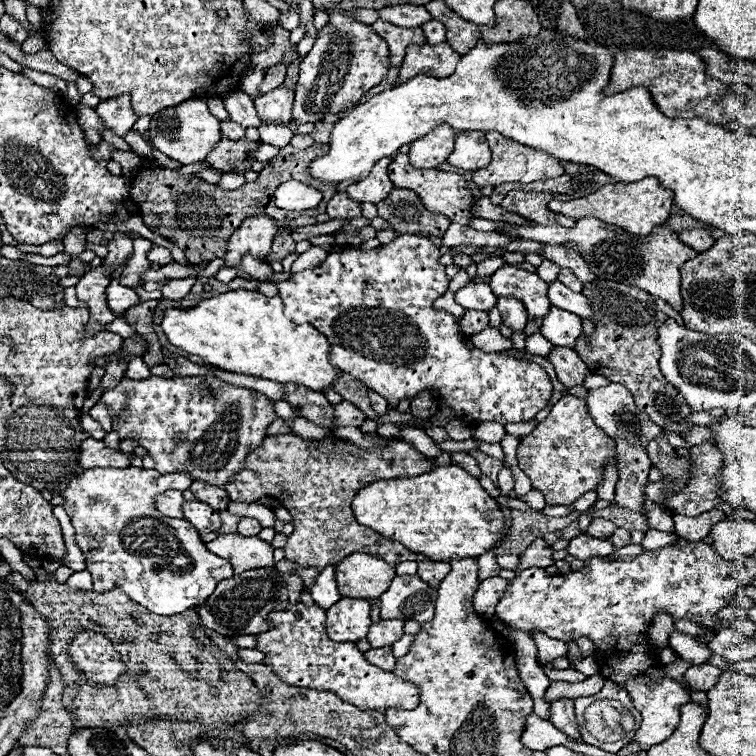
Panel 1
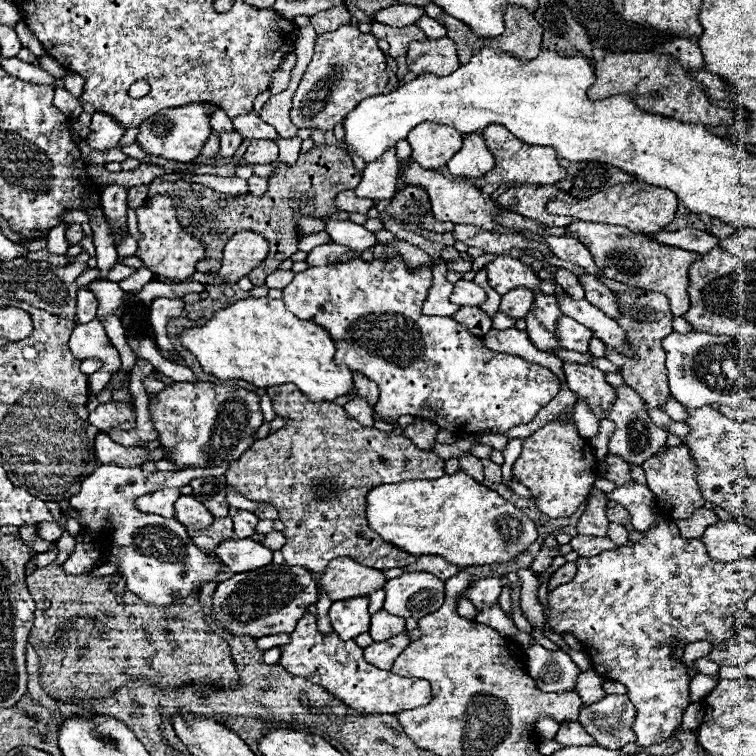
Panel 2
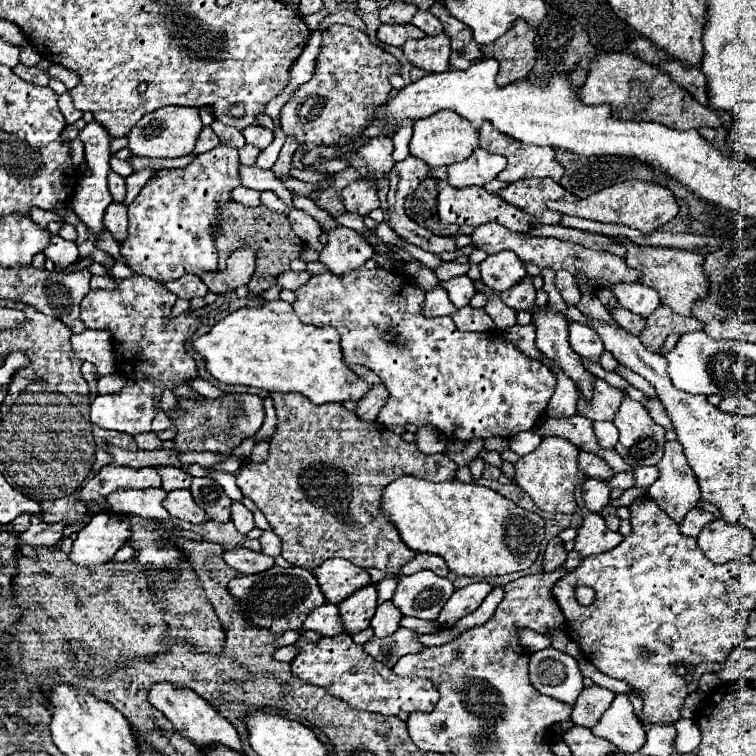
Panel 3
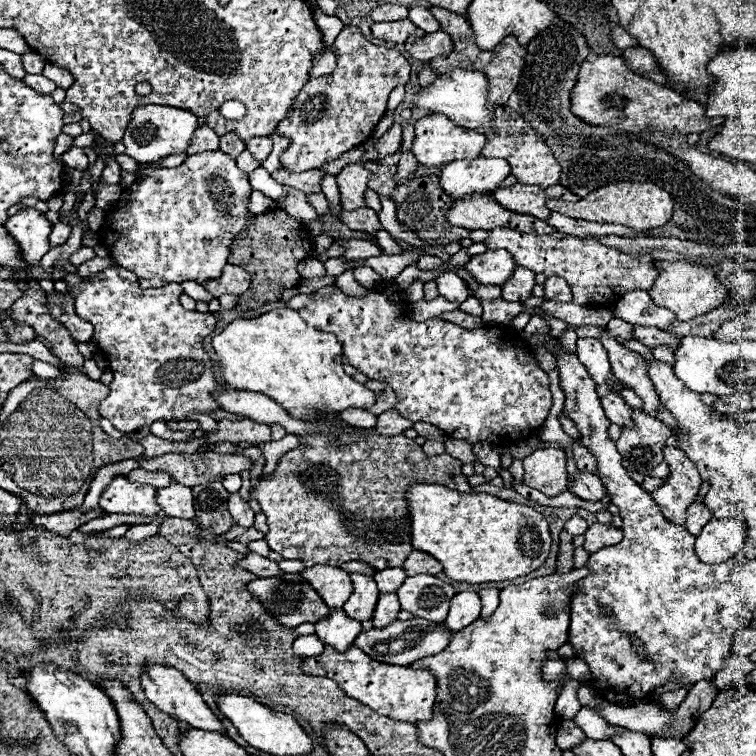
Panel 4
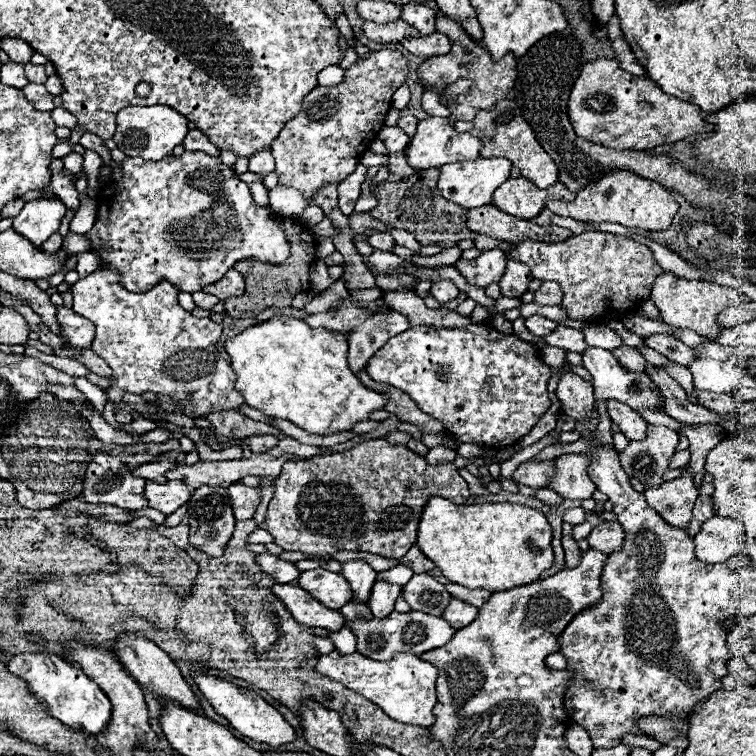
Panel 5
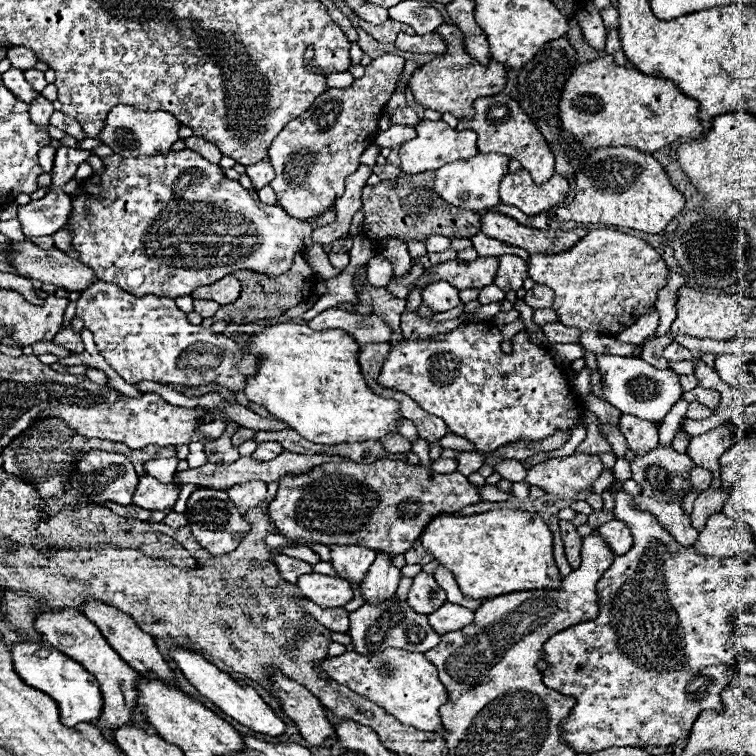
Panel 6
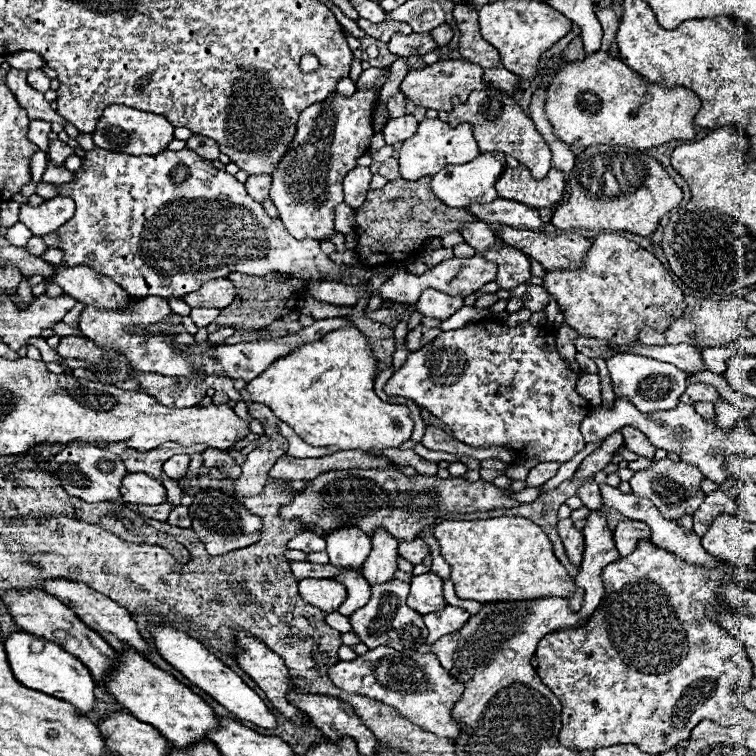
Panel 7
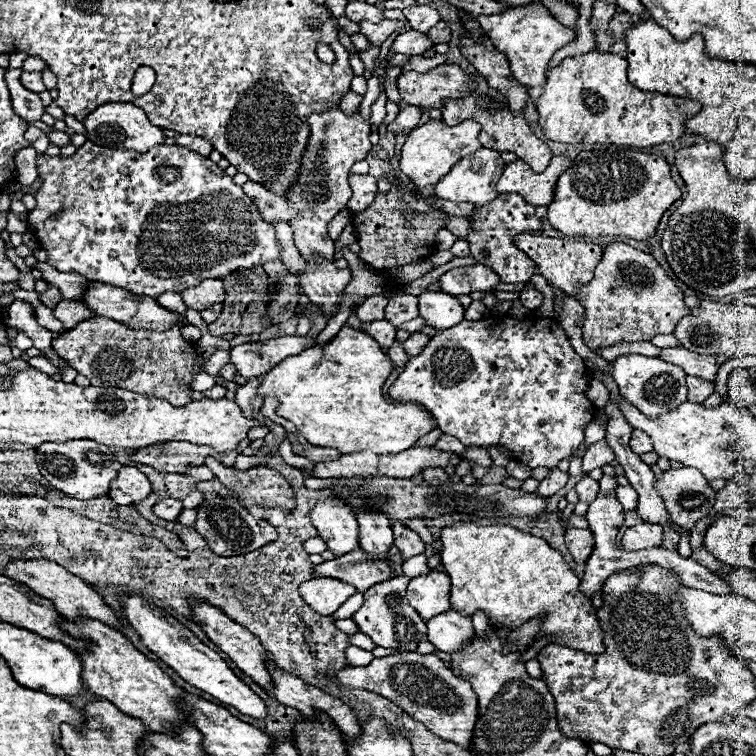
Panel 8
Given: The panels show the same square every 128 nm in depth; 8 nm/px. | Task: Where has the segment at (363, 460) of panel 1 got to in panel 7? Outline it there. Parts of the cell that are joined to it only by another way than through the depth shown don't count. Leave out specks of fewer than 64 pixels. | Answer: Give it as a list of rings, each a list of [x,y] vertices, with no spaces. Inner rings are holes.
[[[332,470],[320,474],[312,484],[300,490],[294,500],[280,510],[284,520],[300,520],[306,528],[320,528],[316,534],[326,534],[332,528],[356,526],[368,536],[376,526],[382,526],[398,540],[416,538],[422,528],[434,524],[436,518],[446,514],[488,512],[500,508],[516,508],[518,500],[510,498],[508,490],[500,490],[490,482],[466,482],[464,478],[438,478],[438,476],[406,476],[400,470]]]

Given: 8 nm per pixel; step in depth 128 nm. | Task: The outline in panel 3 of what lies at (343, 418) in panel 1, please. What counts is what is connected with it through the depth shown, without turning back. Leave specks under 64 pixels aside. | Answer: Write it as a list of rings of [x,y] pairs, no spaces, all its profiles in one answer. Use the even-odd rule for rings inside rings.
[[[384,384],[372,386],[372,390],[362,400],[358,400],[358,416],[364,422],[374,422],[386,400],[388,400],[386,386]]]

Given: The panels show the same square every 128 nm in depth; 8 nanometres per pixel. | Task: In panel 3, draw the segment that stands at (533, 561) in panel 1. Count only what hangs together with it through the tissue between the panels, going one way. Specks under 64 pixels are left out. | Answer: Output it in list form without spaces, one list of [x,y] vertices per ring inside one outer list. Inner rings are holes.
[[[554,538],[548,542],[548,548],[546,548],[546,556],[544,556],[544,570],[558,570],[564,566],[566,562],[566,550],[562,548],[560,540]]]

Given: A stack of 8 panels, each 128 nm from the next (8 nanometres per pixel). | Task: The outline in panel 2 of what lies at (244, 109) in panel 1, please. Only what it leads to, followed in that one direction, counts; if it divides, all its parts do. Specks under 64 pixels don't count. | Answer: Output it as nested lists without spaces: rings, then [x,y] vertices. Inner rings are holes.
[[[254,112],[244,114],[244,116],[236,116],[234,128],[244,138],[252,138],[252,140],[276,140],[278,138],[278,132],[270,124],[260,120],[260,116],[256,116]]]

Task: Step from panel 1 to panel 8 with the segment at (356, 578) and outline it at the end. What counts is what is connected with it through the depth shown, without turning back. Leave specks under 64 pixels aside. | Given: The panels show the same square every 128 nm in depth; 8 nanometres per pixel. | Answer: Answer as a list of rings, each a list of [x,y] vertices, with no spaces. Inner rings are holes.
[[[312,578],[300,584],[302,600],[324,616],[334,614],[352,594],[356,594],[356,588],[336,578]]]

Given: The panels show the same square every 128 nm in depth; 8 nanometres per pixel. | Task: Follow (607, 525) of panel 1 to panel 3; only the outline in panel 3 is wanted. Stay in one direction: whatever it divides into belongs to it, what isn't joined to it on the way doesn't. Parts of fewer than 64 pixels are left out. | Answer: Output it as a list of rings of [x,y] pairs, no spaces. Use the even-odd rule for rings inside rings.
[[[588,478],[582,486],[582,494],[584,494],[584,502],[586,502],[586,508],[590,512],[602,512],[604,506],[610,504],[610,486],[602,480],[596,480],[596,478]]]

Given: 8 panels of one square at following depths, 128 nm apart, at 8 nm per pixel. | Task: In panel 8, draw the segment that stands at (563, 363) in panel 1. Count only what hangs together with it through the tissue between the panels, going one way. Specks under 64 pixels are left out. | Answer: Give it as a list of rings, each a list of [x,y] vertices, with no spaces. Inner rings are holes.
[[[634,430],[632,434],[632,440],[630,440],[630,446],[636,454],[646,454],[646,452],[652,452],[652,438],[648,438],[648,434],[644,434],[642,430]]]

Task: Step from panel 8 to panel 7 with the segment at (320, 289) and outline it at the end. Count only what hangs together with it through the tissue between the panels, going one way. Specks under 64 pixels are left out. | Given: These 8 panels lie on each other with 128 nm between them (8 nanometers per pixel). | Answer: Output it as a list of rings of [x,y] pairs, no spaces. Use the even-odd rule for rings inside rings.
[[[94,148],[94,150],[86,150],[86,156],[82,158],[82,168],[78,172],[74,172],[74,180],[66,182],[66,184],[58,184],[58,196],[70,196],[76,202],[76,214],[72,216],[72,220],[68,220],[64,226],[60,226],[56,230],[60,242],[58,248],[64,252],[62,258],[62,266],[90,266],[92,270],[112,278],[118,286],[122,286],[128,294],[136,296],[136,298],[148,298],[148,296],[158,296],[158,298],[180,298],[184,294],[190,294],[192,290],[200,288],[204,282],[212,280],[212,278],[226,278],[232,272],[242,272],[242,274],[250,274],[250,276],[262,276],[262,274],[270,274],[270,272],[280,272],[280,274],[290,274],[298,280],[306,282],[306,288],[312,286],[312,282],[344,282],[344,278],[348,274],[358,276],[358,278],[370,278],[372,270],[364,270],[364,268],[356,268],[356,266],[346,266],[346,264],[336,264],[330,260],[328,254],[324,254],[320,250],[320,242],[312,242],[312,240],[296,240],[288,234],[288,230],[284,228],[282,220],[274,220],[270,218],[262,204],[254,202],[248,192],[244,190],[244,186],[228,172],[214,168],[214,164],[202,156],[198,156],[196,152],[184,148],[180,152],[172,152],[172,150],[164,150],[156,156],[130,156],[130,154],[116,154],[104,148]]]

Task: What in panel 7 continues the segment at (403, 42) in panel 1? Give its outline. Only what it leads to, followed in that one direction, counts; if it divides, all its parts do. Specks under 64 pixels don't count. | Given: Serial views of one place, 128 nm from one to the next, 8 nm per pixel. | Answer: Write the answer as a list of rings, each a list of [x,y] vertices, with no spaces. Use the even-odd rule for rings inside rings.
[[[360,18],[360,20],[358,20],[358,26],[360,26],[368,36],[372,36],[372,38],[376,38],[376,40],[380,40],[380,42],[388,42],[394,32],[404,32],[404,34],[410,34],[410,32],[412,32],[412,28],[410,28],[406,22],[396,22],[396,20],[390,20],[390,18],[384,20],[384,22],[380,22],[380,24],[372,24],[372,22]]]

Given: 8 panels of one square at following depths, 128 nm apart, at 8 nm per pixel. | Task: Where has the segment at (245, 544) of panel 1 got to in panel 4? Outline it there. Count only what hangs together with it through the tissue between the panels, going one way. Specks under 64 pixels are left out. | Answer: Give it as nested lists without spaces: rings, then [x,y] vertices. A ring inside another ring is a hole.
[[[246,554],[246,556],[240,560],[240,566],[244,566],[246,570],[254,572],[254,574],[260,576],[260,578],[276,578],[276,576],[284,574],[274,560],[264,558],[264,556],[260,556],[260,554]]]

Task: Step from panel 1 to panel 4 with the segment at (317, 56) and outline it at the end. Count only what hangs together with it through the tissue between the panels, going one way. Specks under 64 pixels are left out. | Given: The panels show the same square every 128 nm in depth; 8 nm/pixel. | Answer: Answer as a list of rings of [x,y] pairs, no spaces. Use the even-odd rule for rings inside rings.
[[[344,26],[340,36],[336,38],[336,48],[338,48],[338,66],[332,74],[322,76],[322,78],[312,78],[298,94],[288,118],[284,118],[276,134],[284,136],[290,140],[288,148],[280,154],[280,164],[288,172],[308,172],[308,170],[318,170],[324,164],[338,160],[344,152],[360,146],[372,136],[374,126],[380,122],[380,118],[386,112],[386,102],[390,92],[396,86],[404,86],[410,80],[410,62],[398,52],[390,50],[384,46],[374,46],[370,44],[356,26]]]

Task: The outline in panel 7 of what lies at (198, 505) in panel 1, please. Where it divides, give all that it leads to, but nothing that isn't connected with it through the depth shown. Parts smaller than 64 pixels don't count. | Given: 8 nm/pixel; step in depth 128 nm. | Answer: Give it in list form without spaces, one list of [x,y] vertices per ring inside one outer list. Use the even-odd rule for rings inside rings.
[[[128,472],[122,478],[120,486],[122,502],[126,504],[138,504],[138,506],[156,506],[166,500],[166,490],[160,484],[160,480],[144,474],[144,472]]]

